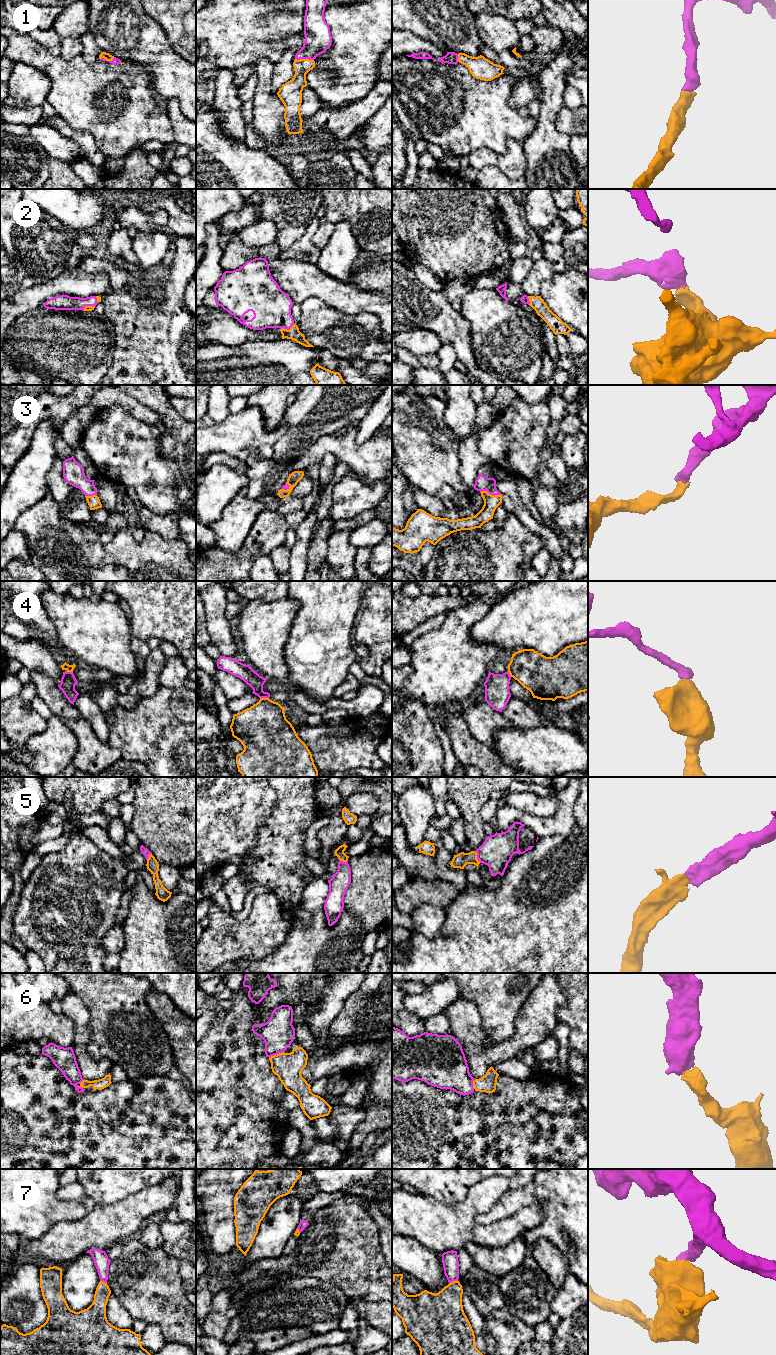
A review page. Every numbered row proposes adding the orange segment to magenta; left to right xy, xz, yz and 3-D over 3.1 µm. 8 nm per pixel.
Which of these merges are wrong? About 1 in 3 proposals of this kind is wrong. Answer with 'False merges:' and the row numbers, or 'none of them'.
False merges: 4, 7

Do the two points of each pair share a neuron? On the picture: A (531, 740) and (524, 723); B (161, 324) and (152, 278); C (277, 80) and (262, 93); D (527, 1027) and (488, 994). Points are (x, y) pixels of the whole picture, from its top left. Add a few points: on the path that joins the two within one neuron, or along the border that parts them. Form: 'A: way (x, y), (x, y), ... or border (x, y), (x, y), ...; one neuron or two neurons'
A: border (541, 723), (526, 729), (519, 729), (513, 726); two neurons
B: border (162, 276), (162, 298), (160, 300), (133, 295); two neurons
C: border (274, 65), (272, 91), (275, 94); two neurons
D: border (528, 997), (518, 1016), (514, 1032), (504, 1038); two neurons

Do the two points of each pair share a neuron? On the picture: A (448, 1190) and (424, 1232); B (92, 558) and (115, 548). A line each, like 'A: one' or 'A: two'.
A: two
B: two

